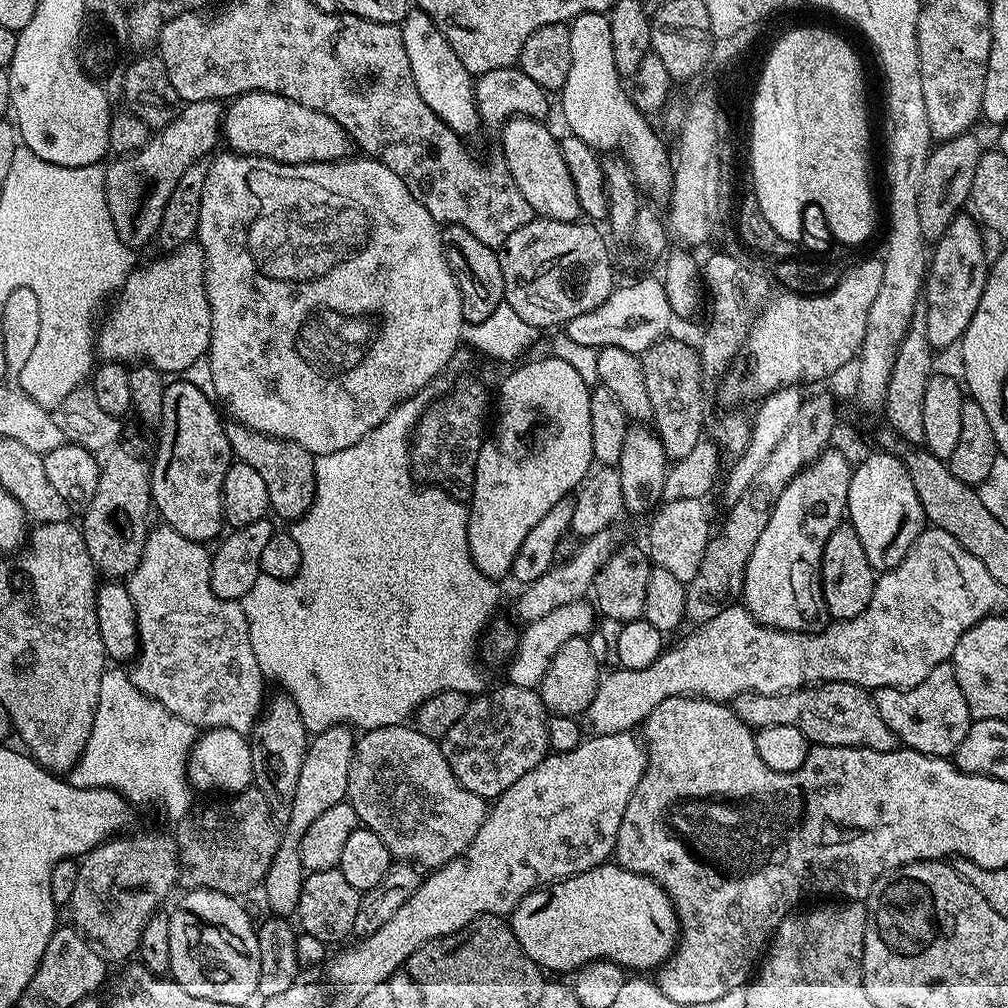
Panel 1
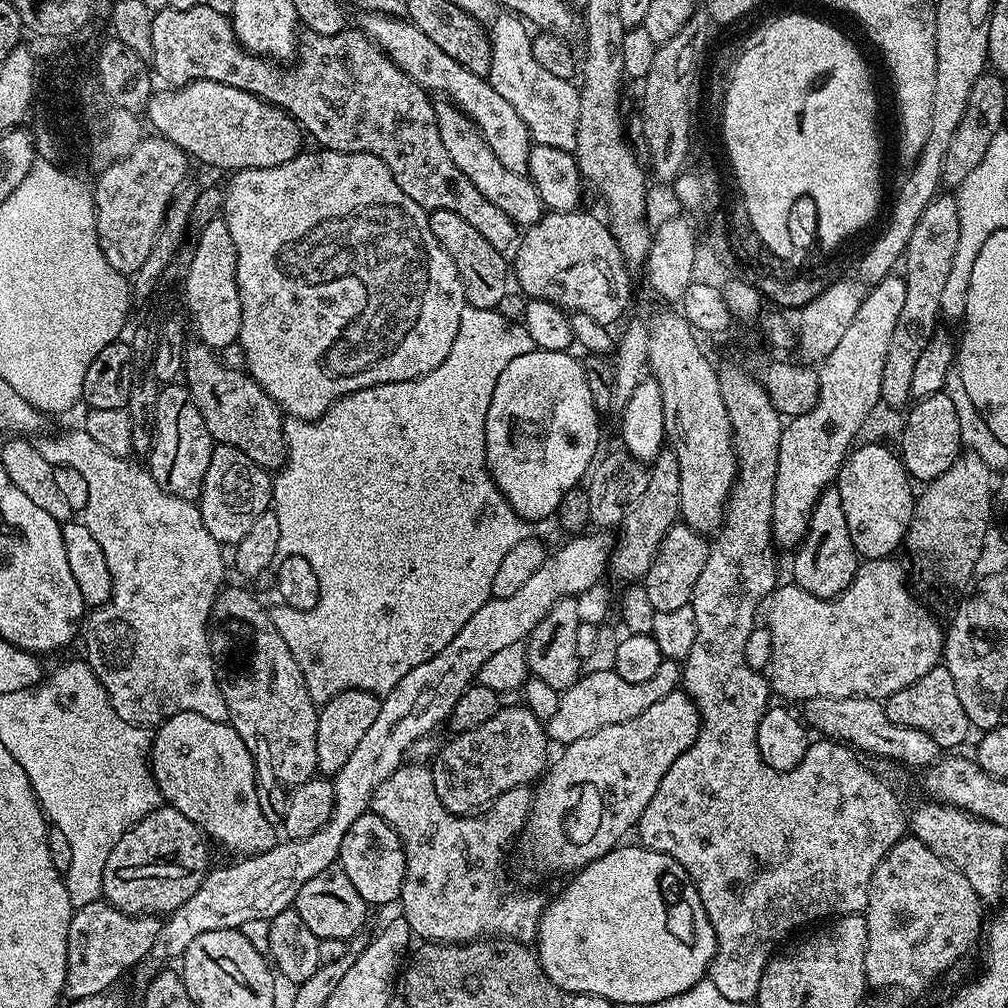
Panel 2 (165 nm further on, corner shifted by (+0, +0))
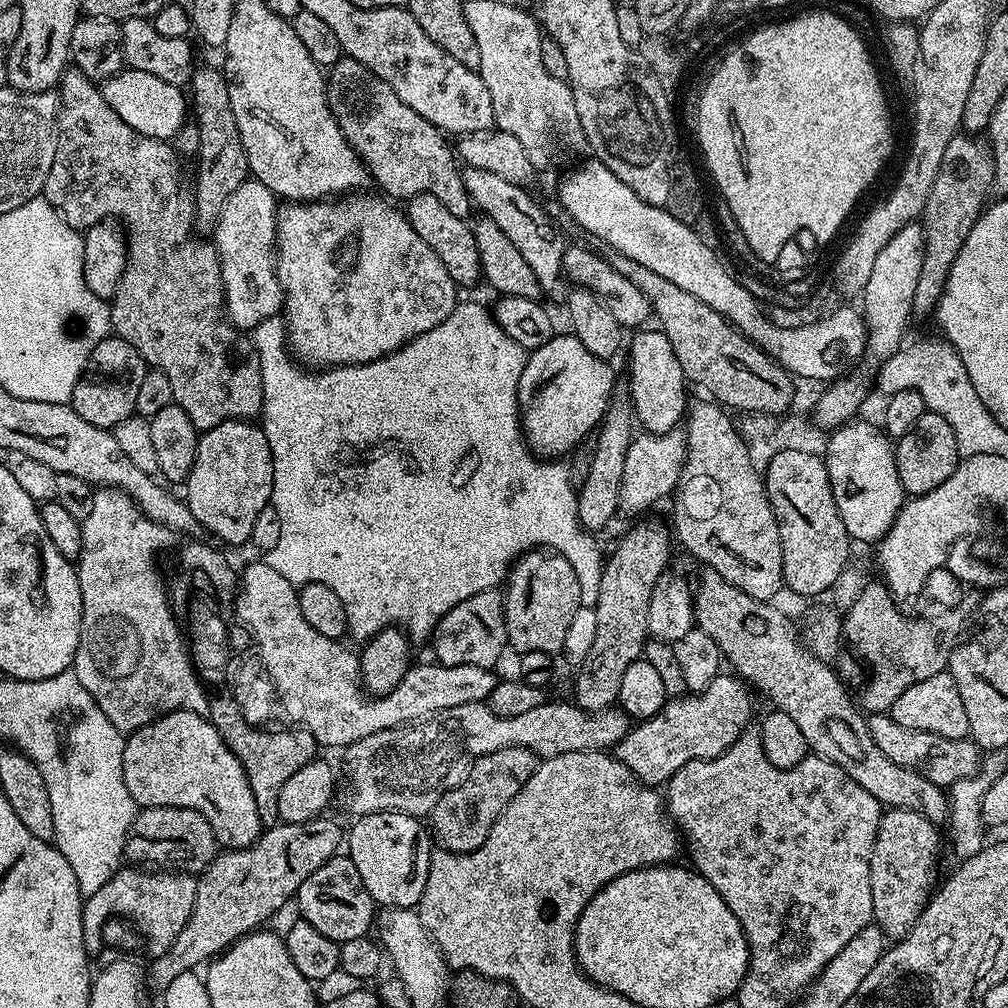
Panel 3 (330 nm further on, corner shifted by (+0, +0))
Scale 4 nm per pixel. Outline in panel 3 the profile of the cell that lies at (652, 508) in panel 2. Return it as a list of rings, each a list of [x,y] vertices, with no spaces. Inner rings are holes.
[[[648,520],[645,524],[636,524],[616,544],[616,549],[604,561],[602,582],[598,586],[598,602],[595,606],[597,614],[597,630],[595,631],[594,644],[585,660],[578,665],[580,672],[576,676],[576,696],[574,703],[586,712],[602,712],[611,708],[619,698],[622,686],[622,674],[629,669],[630,664],[641,659],[644,654],[644,644],[650,639],[646,614],[650,614],[650,598],[654,594],[654,586],[658,578],[665,575],[668,559],[672,556],[674,536],[667,523],[659,524],[658,521]]]

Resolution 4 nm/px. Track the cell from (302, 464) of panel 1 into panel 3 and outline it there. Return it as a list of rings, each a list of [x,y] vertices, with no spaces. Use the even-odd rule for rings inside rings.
[[[74,66],[69,67],[65,71],[64,75],[61,76],[58,85],[58,107],[56,110],[56,153],[54,154],[54,166],[50,166],[50,174],[46,174],[46,182],[44,183],[44,190],[42,193],[43,199],[50,202],[50,206],[54,206],[54,210],[60,213],[61,218],[69,224],[70,227],[77,230],[87,230],[94,225],[101,222],[107,221],[109,218],[116,218],[112,216],[121,216],[124,219],[124,224],[122,223],[123,231],[126,233],[126,239],[128,242],[128,261],[126,262],[126,270],[122,270],[122,278],[118,282],[116,287],[116,292],[113,294],[110,307],[112,309],[112,330],[115,335],[121,336],[126,342],[130,342],[134,345],[137,350],[142,354],[145,365],[149,369],[166,374],[166,378],[170,382],[170,390],[172,391],[172,403],[176,404],[182,410],[186,410],[186,414],[190,418],[190,422],[194,422],[197,433],[203,434],[211,430],[214,426],[218,426],[222,422],[227,420],[252,420],[256,418],[256,415],[261,415],[264,412],[264,395],[262,394],[262,374],[260,373],[260,363],[258,362],[258,354],[256,353],[256,347],[252,344],[251,339],[241,329],[234,327],[231,320],[228,319],[224,311],[224,287],[222,286],[222,270],[220,269],[220,259],[216,253],[215,243],[209,242],[208,244],[204,240],[199,240],[198,237],[192,233],[194,231],[193,220],[195,218],[195,202],[193,200],[193,193],[190,191],[189,185],[186,183],[184,185],[184,176],[180,173],[180,160],[181,157],[178,155],[175,148],[172,147],[171,143],[167,140],[159,140],[158,138],[150,138],[146,134],[138,134],[138,130],[134,130],[130,126],[126,126],[126,122],[122,122],[122,118],[118,118],[118,114],[114,114],[114,110],[110,110],[110,106],[106,103],[106,98],[104,97],[103,91],[98,87],[97,81],[92,80],[86,74],[82,74]]]

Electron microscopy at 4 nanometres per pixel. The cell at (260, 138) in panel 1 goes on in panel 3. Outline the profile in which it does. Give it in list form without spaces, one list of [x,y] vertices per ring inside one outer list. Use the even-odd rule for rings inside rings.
[[[125,67],[109,80],[103,81],[102,91],[110,110],[114,110],[114,114],[118,114],[126,126],[150,138],[171,141],[176,131],[186,123],[190,112],[190,104],[181,85],[162,82],[162,78],[146,74],[146,70]]]

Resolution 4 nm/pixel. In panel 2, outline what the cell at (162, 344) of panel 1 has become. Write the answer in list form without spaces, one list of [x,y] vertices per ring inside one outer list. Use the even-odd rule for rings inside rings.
[[[222,218],[199,229],[196,248],[191,249],[192,261],[188,277],[182,285],[182,299],[188,303],[190,324],[196,327],[195,339],[213,350],[221,350],[239,341],[242,326],[242,302],[236,281],[236,251],[230,230]]]

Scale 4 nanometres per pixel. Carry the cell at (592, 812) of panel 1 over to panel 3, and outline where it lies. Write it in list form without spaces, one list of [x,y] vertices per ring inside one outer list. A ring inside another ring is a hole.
[[[721,674],[710,682],[710,686],[695,694],[685,694],[669,699],[658,710],[656,716],[641,719],[635,726],[629,727],[628,733],[615,745],[615,755],[632,773],[649,786],[667,785],[672,777],[686,762],[691,760],[713,760],[723,754],[753,723],[752,696],[749,685],[735,674]]]

